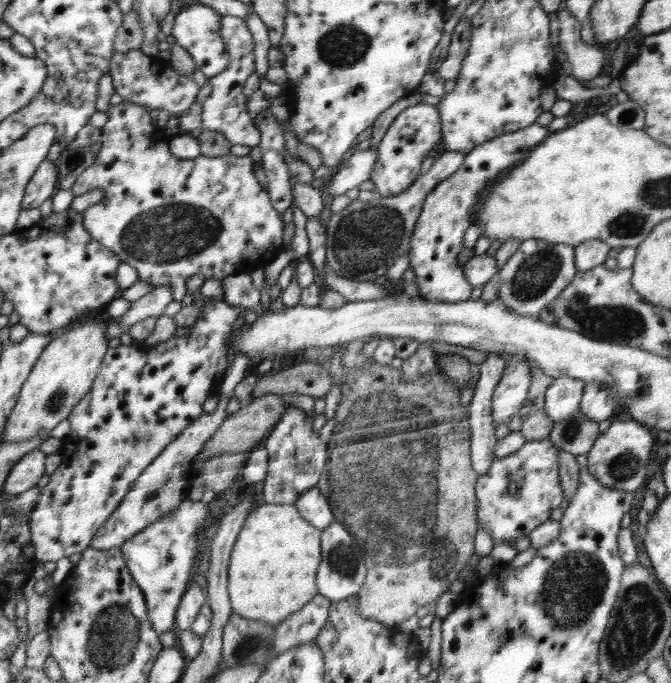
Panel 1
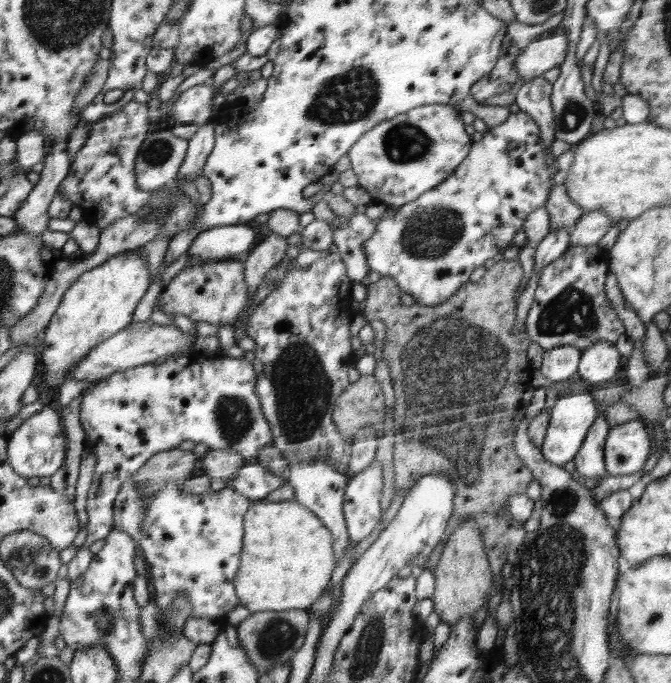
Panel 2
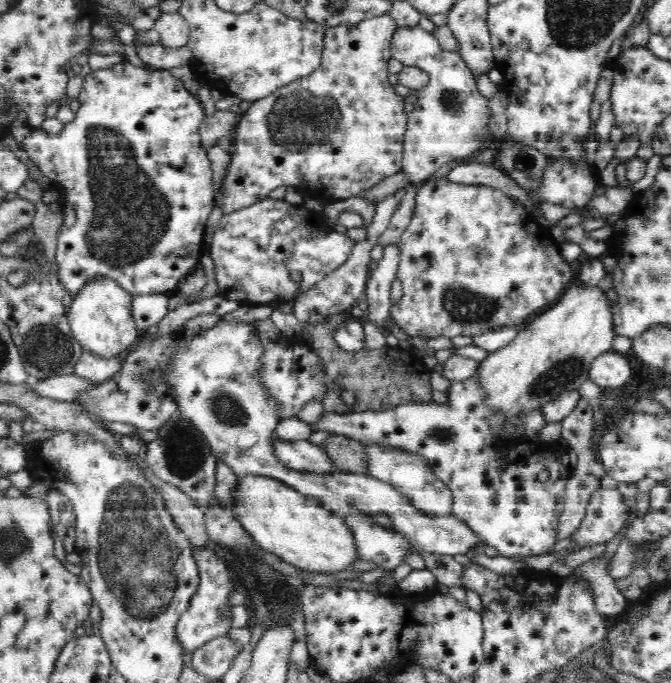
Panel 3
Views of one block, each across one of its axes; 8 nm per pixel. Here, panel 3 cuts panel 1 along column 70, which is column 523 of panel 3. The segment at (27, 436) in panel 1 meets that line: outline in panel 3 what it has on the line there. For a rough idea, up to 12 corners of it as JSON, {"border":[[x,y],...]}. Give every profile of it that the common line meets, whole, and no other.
{"border":[[570,285],[489,353],[476,376],[492,411],[578,390],[612,350],[599,286]]}

